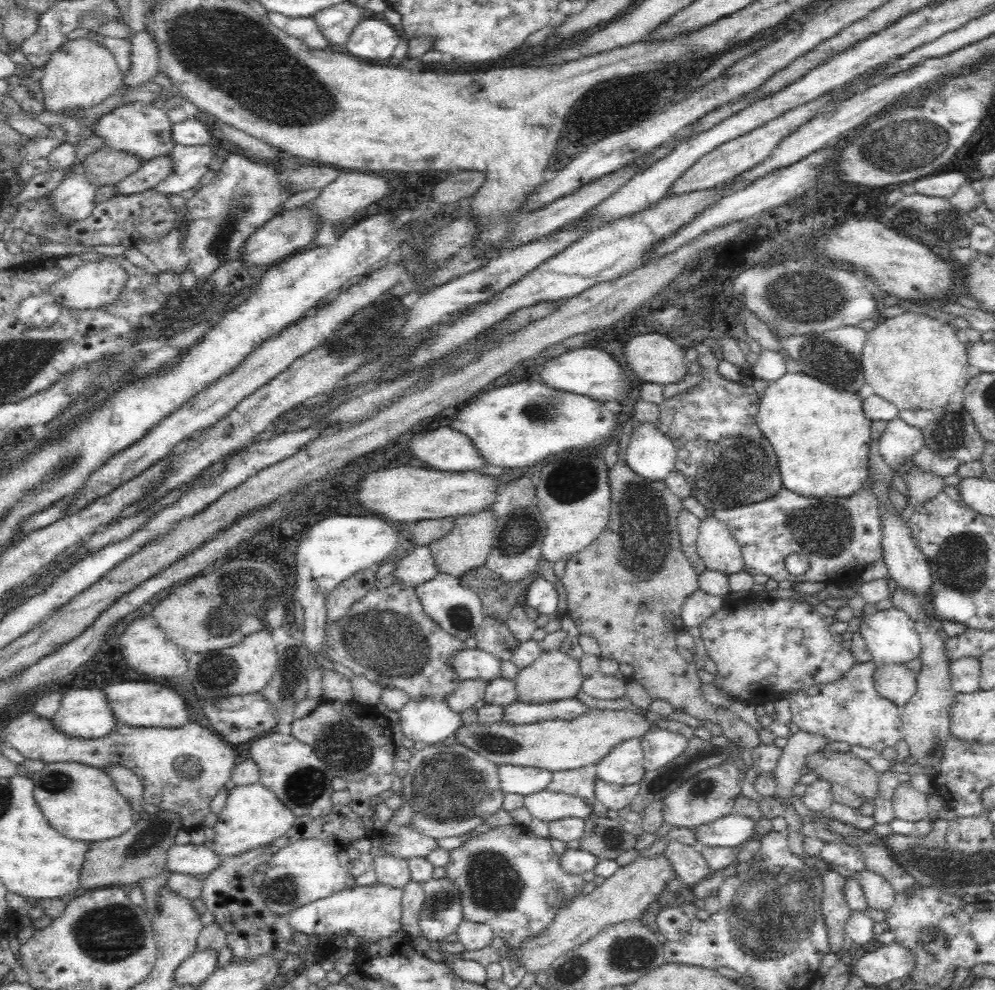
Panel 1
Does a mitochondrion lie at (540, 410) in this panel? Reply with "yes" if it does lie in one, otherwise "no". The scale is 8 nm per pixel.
yes

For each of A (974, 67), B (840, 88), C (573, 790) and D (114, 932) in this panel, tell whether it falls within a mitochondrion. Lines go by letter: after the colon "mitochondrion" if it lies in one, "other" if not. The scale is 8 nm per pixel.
A: other
B: other
C: other
D: mitochondrion

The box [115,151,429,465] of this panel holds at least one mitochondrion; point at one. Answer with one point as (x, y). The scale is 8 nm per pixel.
(218, 245)

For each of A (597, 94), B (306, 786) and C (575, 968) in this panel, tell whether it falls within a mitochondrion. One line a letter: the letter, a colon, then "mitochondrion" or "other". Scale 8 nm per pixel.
A: other
B: mitochondrion
C: mitochondrion

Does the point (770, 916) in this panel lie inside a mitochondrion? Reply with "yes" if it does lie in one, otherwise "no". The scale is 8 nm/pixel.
yes

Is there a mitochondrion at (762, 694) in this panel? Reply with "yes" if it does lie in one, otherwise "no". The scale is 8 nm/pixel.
no

